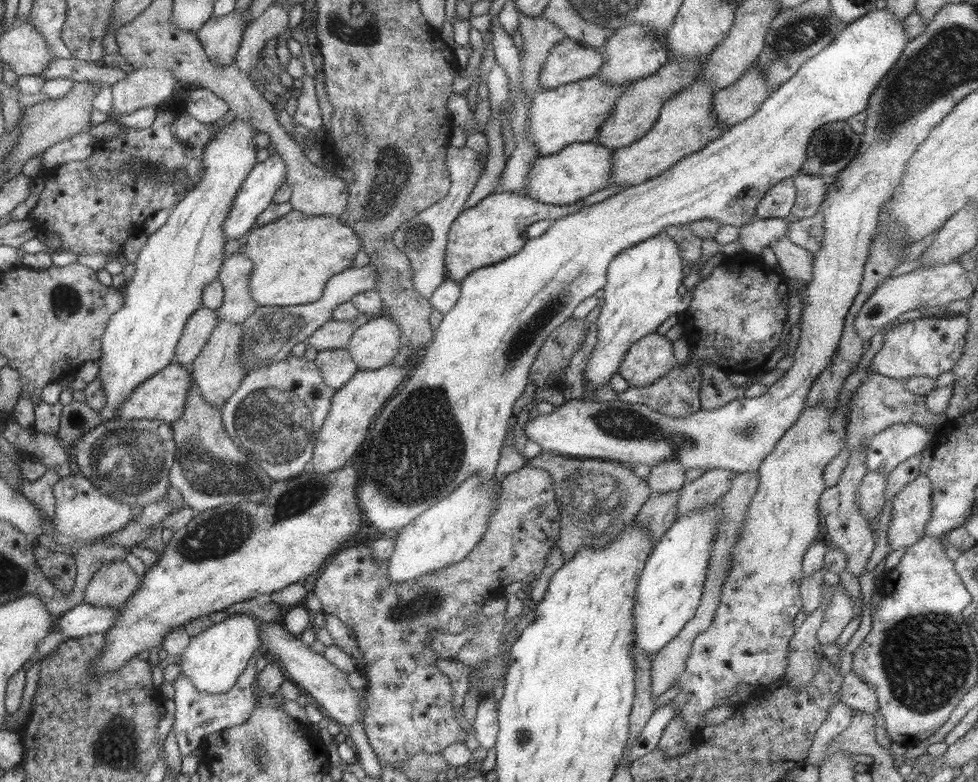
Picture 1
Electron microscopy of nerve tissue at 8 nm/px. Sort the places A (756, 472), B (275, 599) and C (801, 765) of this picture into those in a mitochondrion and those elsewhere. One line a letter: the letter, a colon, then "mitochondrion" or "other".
A: other
B: other
C: other

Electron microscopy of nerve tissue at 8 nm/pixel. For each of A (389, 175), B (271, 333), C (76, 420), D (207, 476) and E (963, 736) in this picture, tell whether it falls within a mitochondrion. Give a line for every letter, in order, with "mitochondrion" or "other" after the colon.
A: mitochondrion
B: mitochondrion
C: mitochondrion
D: mitochondrion
E: other

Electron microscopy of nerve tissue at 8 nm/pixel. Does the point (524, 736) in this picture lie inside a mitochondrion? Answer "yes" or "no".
yes

